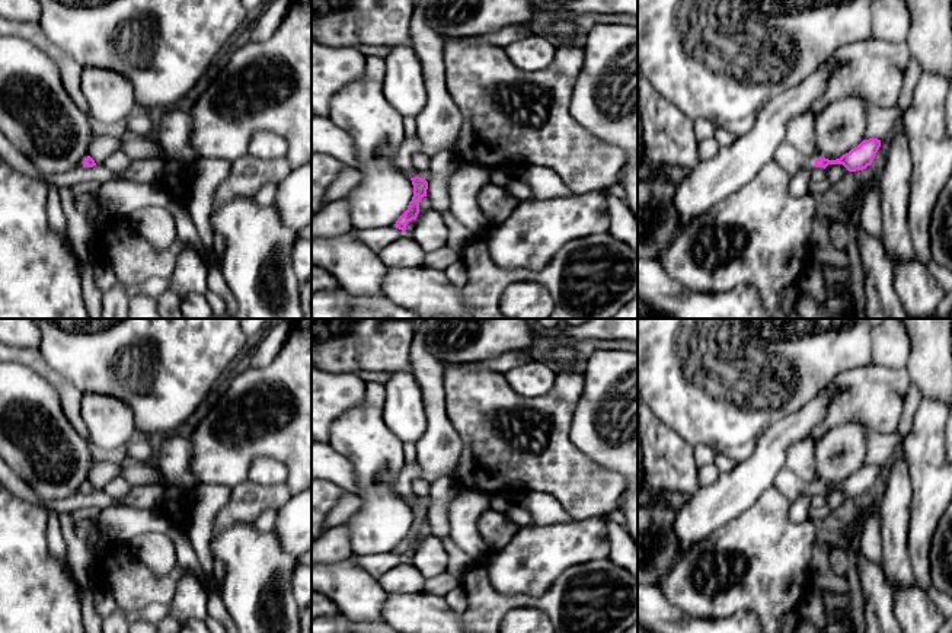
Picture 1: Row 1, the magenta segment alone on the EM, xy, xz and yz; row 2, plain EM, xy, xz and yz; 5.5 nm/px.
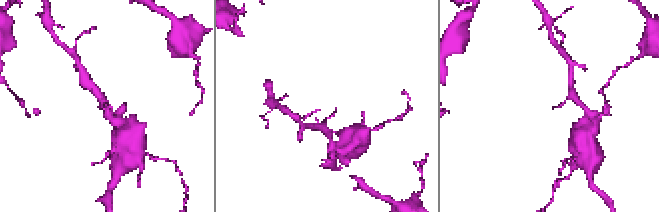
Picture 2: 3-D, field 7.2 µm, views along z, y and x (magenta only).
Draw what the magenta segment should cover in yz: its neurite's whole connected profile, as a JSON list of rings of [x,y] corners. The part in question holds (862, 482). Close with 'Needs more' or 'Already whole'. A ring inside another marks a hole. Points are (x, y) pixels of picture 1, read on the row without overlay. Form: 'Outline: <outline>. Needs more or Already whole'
Outline: [[[786,466],[780,470],[776,486],[782,495],[792,503],[801,498],[811,498],[815,493],[827,493],[828,490],[843,490],[849,498],[863,496],[872,490],[881,466],[863,466],[857,473],[843,480],[840,485],[828,486],[820,480],[804,482]]]. Needs more

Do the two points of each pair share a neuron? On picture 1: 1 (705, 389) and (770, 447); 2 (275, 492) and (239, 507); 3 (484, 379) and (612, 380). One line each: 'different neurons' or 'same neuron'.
1: different neurons
2: same neuron
3: different neurons

